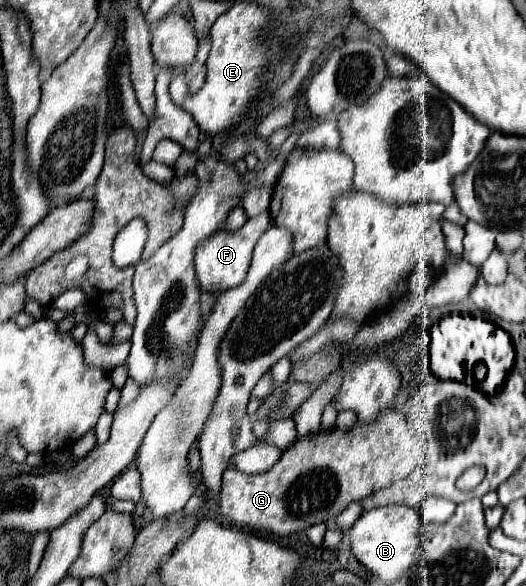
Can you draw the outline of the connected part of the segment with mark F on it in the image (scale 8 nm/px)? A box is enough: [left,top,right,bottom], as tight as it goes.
[194,212,270,292]

